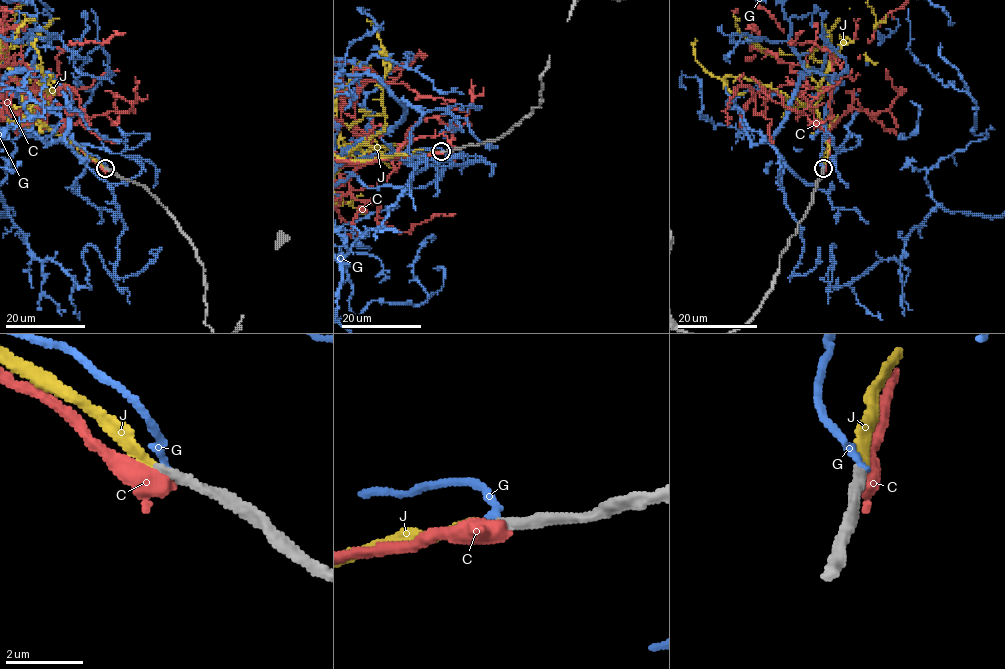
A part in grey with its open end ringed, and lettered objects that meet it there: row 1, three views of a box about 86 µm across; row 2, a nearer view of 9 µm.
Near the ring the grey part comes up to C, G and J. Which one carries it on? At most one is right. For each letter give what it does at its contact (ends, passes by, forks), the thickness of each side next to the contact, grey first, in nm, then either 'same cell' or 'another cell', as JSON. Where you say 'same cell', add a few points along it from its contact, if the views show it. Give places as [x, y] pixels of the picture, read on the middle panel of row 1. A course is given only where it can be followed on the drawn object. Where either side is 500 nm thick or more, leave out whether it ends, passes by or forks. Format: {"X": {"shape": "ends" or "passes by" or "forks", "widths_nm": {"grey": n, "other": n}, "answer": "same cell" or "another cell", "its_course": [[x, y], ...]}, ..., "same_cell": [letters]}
{"C": {"widths_nm": {"grey": 320, "other": 600}, "answer": "another cell"}, "G": {"shape": "ends", "widths_nm": {"grey": 300, "other": 200}, "answer": "another cell"}, "J": {"shape": "ends", "widths_nm": {"grey": 280, "other": 240}, "answer": "same cell"}, "same_cell": ["J"]}

